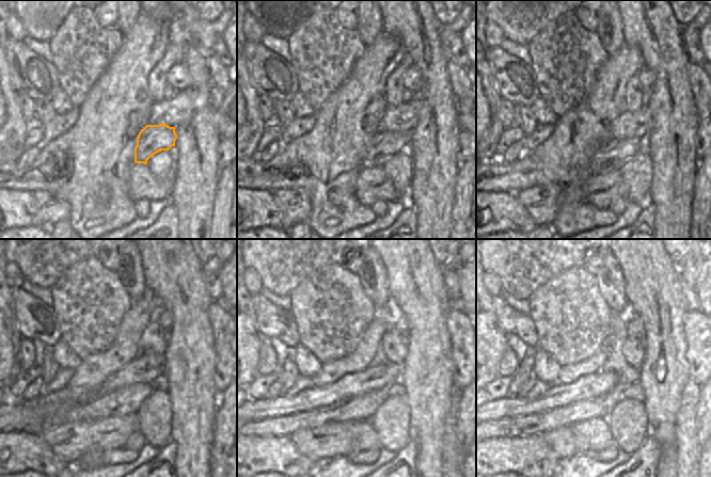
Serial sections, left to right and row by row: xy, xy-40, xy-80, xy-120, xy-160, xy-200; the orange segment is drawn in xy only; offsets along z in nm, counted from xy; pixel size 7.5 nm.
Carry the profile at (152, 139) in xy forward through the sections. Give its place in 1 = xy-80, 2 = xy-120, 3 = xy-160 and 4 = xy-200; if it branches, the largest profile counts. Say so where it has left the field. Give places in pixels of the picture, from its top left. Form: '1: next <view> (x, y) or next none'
1: next xy-80 (611, 156)
2: next xy-120 (125, 400)
3: next xy-160 (360, 408)
4: next xy-200 (539, 423)

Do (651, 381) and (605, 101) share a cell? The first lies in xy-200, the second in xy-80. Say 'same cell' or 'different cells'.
different cells

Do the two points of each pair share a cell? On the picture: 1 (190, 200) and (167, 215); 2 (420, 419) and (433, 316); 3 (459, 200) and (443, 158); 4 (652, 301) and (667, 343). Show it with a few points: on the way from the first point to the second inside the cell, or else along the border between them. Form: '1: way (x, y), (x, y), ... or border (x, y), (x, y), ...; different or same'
1: border (172, 205), (176, 213), (177, 227); different
2: way (428, 394), (429, 342); same
3: border (458, 169), (455, 197), (451, 211); different
4: way (657, 312), (658, 332); same

